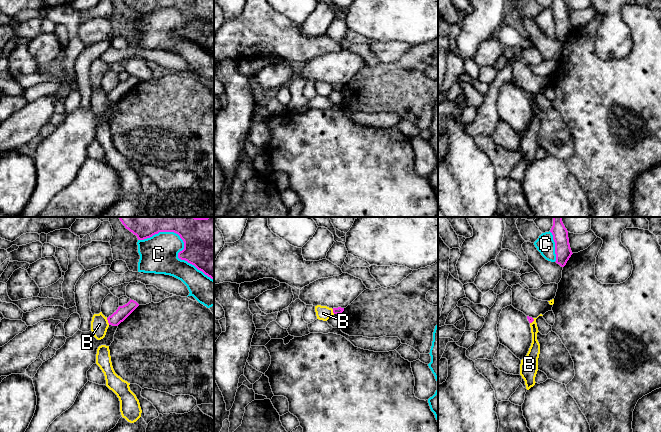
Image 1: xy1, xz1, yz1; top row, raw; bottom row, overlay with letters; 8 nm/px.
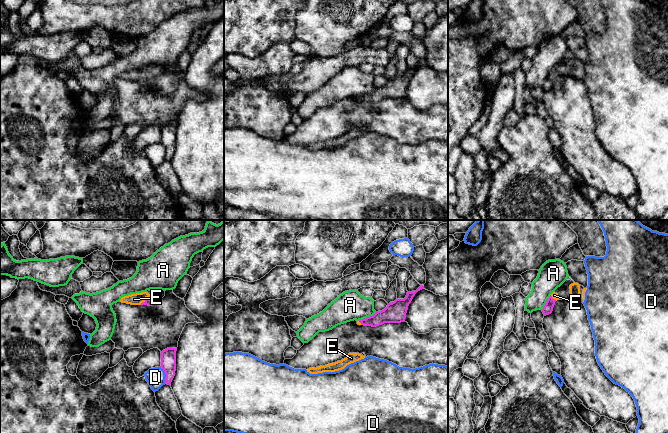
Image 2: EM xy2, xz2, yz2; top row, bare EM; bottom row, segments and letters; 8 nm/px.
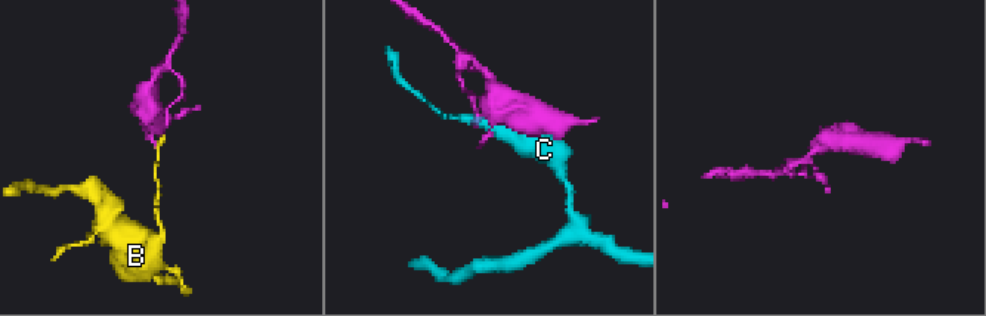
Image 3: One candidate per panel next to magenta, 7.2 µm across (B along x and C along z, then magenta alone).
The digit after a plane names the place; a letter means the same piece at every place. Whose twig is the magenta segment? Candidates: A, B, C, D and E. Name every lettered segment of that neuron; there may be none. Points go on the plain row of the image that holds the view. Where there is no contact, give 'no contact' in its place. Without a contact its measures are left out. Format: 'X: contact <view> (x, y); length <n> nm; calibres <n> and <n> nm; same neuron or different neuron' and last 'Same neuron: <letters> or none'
A: contact xz2 (367, 93); length 160 nm; calibres 170 and 240 nm; different neuron
B: contact xy1 (108, 97); length 60 nm; calibres 100 and 140 nm; different neuron
C: contact xy1 (184, 20); length 700 nm; calibres 400 and 300 nm; different neuron
D: contact xy2 (166, 151); length 150 nm; calibres 130 and 150 nm; different neuron
E: contact xy2 (145, 75); length 110 nm; calibres 60 and 100 nm; same neuron
Same neuron: E

